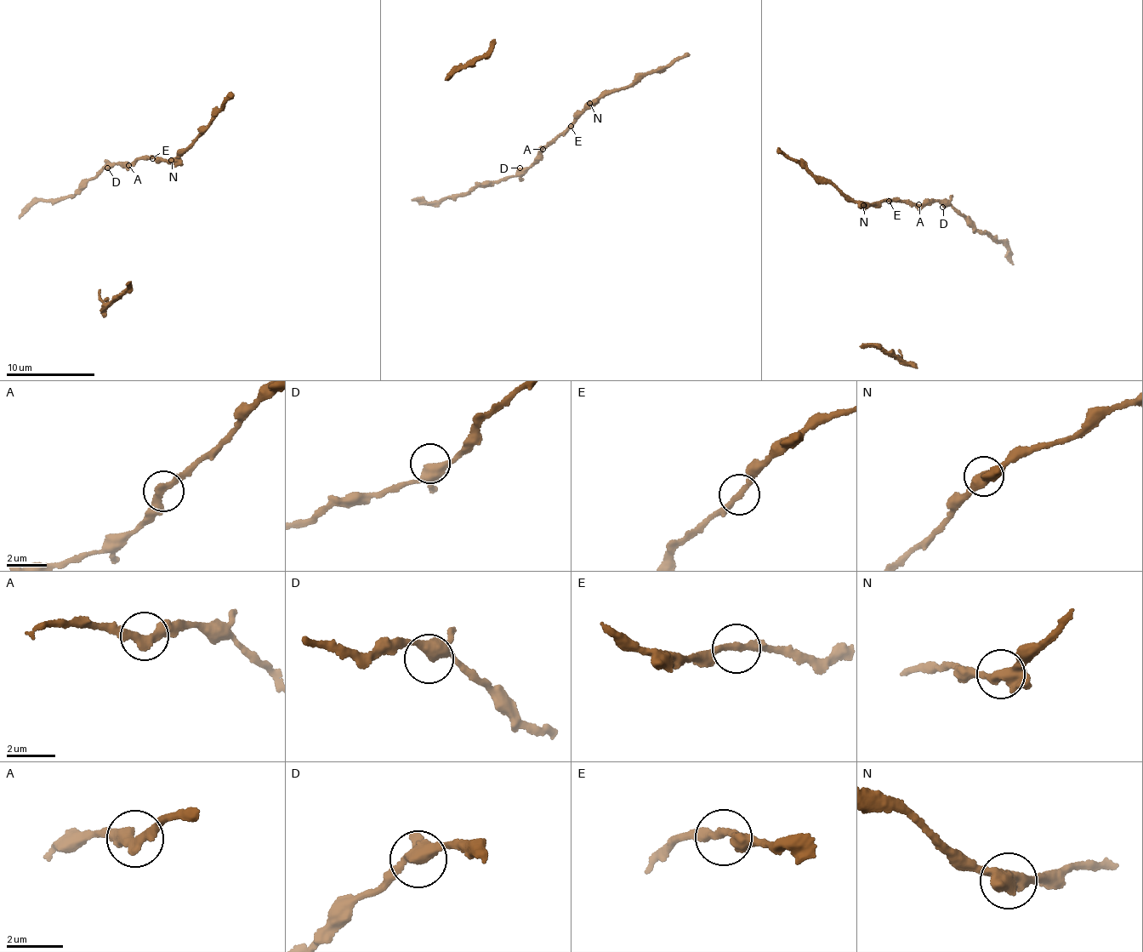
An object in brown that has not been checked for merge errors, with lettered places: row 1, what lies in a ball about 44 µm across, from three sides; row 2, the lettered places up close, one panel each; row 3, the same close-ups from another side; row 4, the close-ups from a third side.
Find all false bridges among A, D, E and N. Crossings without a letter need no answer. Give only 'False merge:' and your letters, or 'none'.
False merge: none

